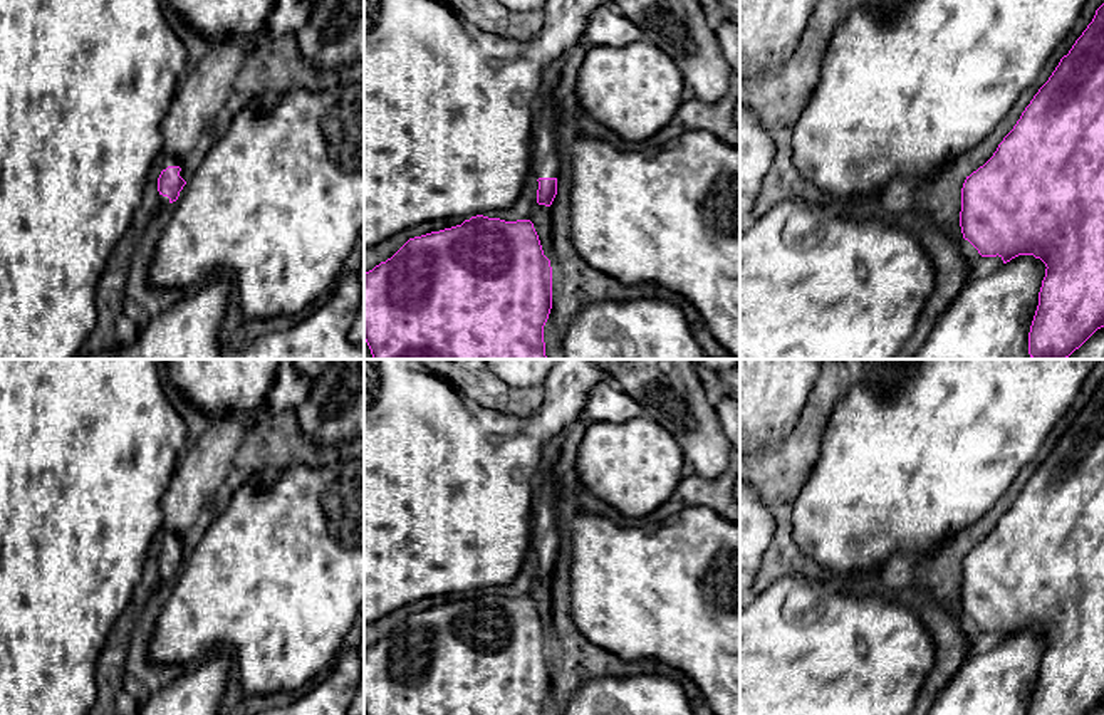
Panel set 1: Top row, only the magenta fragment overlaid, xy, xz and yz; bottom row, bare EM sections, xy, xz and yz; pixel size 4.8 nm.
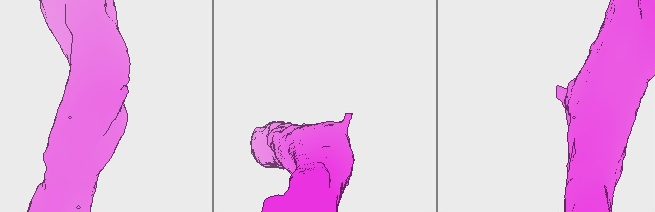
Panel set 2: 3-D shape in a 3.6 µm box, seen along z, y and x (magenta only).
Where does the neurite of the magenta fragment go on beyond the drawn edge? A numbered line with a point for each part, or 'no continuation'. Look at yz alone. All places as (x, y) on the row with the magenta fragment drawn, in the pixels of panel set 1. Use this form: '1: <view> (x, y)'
no continuation

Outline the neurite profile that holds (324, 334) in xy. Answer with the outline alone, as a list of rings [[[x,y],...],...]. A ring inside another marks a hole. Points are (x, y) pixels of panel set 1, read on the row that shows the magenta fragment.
[[[341,275],[315,312],[290,329],[257,337],[242,359],[364,359],[364,347],[349,339],[361,295],[357,275]]]

